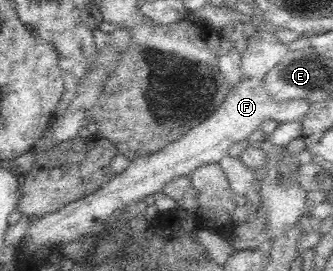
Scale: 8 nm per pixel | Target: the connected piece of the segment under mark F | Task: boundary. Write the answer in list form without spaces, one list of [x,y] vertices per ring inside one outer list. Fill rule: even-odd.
[[[260,30],[248,38],[242,52],[242,76],[240,82],[230,89],[226,100],[212,114],[185,132],[176,142],[167,144],[154,154],[146,154],[132,160],[131,164],[103,188],[80,200],[76,200],[56,212],[50,212],[40,218],[33,218],[28,225],[24,238],[17,248],[30,249],[37,252],[40,248],[56,247],[78,240],[82,234],[90,232],[94,226],[104,228],[114,222],[118,213],[124,208],[145,199],[148,195],[156,195],[172,180],[182,176],[190,178],[192,171],[204,164],[219,163],[230,144],[246,140],[253,130],[260,128],[264,120],[276,120],[278,123],[302,121],[308,112],[310,102],[304,99],[274,100],[265,89],[265,74],[278,64],[287,54],[288,47],[279,41],[269,30]]]

